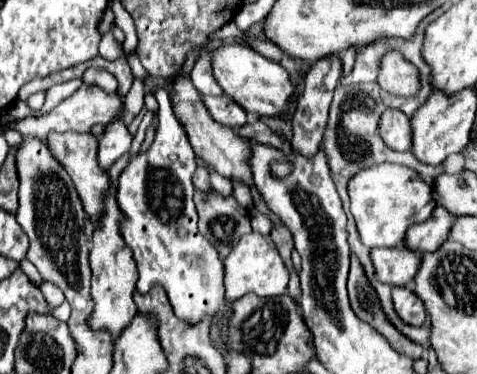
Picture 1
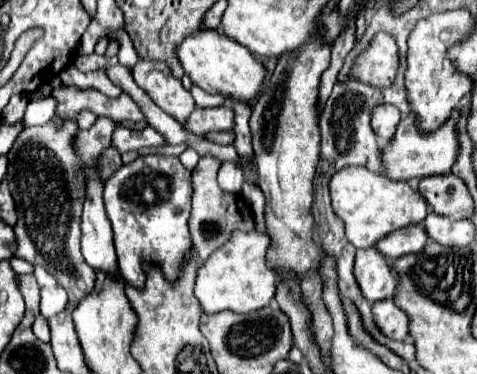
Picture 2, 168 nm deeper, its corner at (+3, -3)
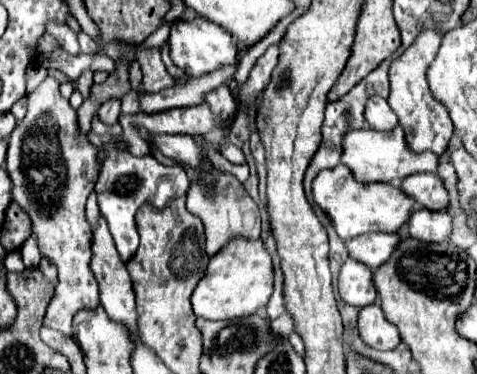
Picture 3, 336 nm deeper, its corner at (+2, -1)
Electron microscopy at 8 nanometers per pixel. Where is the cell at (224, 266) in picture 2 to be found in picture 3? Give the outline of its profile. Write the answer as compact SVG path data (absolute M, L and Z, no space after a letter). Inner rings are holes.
M232 240L216 256L210 258L204 278L192 292L192 310L196 316L208 320L232 320L256 314L270 300L272 280L272 258L262 240Z

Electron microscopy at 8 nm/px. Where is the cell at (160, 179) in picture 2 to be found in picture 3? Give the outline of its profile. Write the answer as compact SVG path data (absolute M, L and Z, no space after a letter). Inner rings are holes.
M104 144L104 160L100 164L96 196L98 196L98 206L102 206L100 214L106 220L108 230L114 238L116 250L124 262L130 260L130 256L134 256L138 248L138 230L134 224L136 210L146 202L162 208L172 198L184 196L188 188L190 188L190 182L182 166L164 166L152 154L132 156L132 152L122 150L114 144Z

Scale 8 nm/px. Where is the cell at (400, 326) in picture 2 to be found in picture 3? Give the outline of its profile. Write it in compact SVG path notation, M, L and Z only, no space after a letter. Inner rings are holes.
M378 304L364 306L360 310L358 332L360 338L374 350L394 350L400 344L398 330L386 320L386 316L382 316L382 308L378 308Z

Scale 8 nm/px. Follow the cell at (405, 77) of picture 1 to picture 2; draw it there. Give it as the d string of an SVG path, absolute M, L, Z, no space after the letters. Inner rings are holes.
M377 34L371 46L357 58L351 76L365 84L385 88L393 84L399 70L399 50L389 34Z

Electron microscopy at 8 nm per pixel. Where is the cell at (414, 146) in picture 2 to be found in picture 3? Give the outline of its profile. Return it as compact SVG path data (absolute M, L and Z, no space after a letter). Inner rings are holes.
M396 126L390 132L378 132L372 128L360 128L360 130L346 130L344 142L342 142L342 164L350 168L354 178L358 182L390 182L398 184L410 174L418 172L436 172L438 156L432 152L414 154L406 148L404 132L400 126Z

